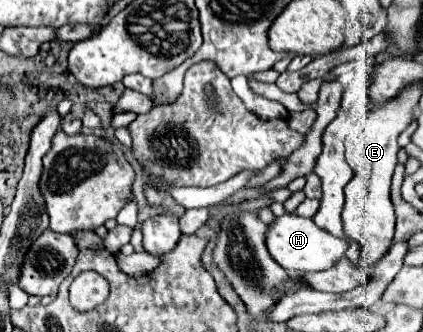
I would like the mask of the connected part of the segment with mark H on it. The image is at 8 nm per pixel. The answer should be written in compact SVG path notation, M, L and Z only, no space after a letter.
M285 214L275 218L267 230L267 250L269 254L289 272L301 276L303 272L321 272L335 266L337 260L345 256L347 242L343 238L331 236L327 230L319 228L311 218L301 218L297 214Z

